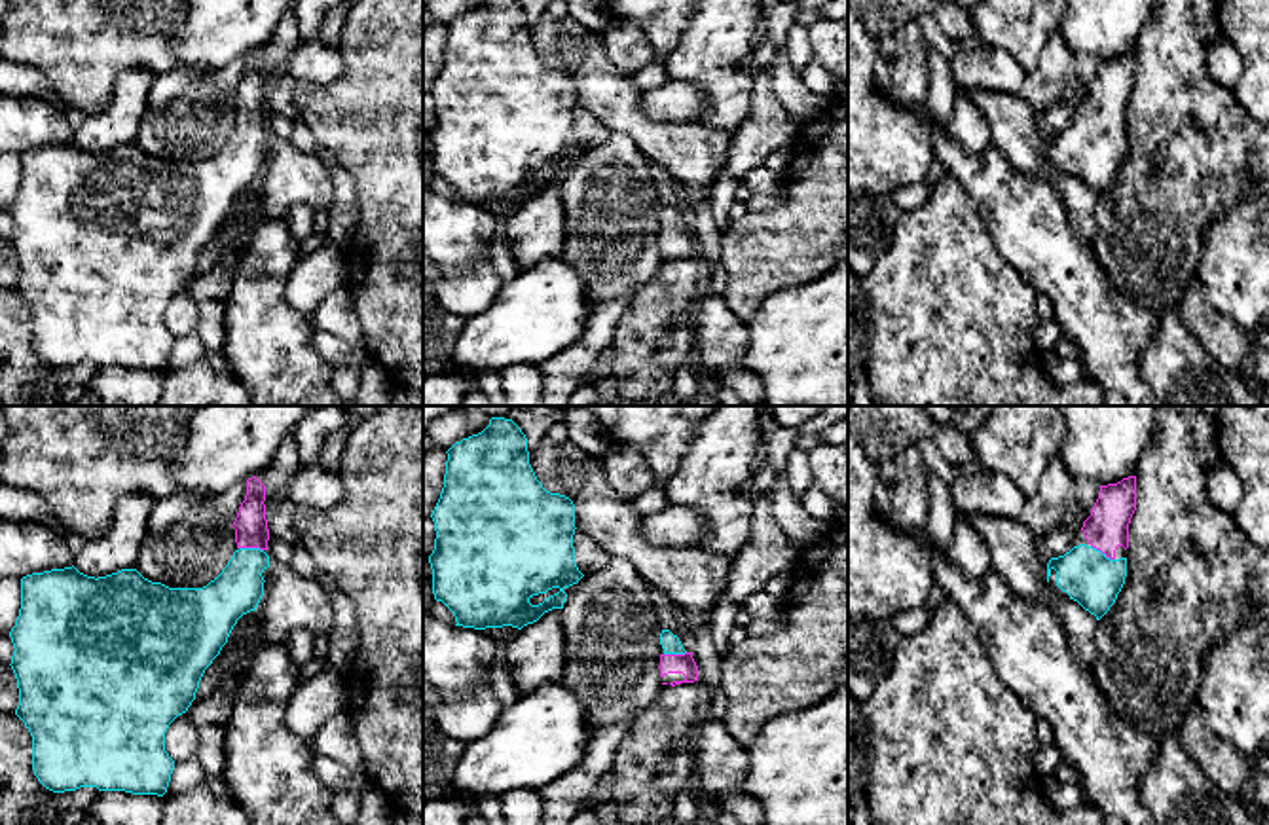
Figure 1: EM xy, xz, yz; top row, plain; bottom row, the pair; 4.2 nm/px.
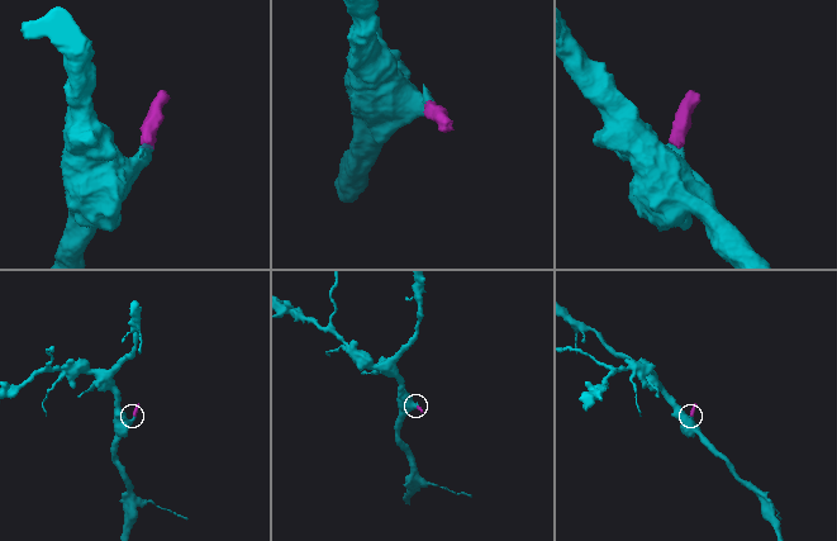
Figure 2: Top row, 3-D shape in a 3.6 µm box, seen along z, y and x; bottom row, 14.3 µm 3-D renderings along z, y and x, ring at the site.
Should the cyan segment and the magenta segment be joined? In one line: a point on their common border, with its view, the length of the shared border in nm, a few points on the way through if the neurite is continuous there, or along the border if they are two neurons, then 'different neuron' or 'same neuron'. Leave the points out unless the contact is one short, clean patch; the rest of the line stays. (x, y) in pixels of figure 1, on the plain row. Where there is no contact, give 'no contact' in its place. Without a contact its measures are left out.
yz (1101, 128) | 120 nm | across yz (1091, 154), (1101, 128), (1106, 103) | same neuron

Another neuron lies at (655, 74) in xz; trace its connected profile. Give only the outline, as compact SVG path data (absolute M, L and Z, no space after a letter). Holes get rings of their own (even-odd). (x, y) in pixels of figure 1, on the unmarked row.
M654 61L643 68L639 68L635 74L632 74L634 83L643 89L654 89L660 87L662 83L670 82L668 70L664 63Z

